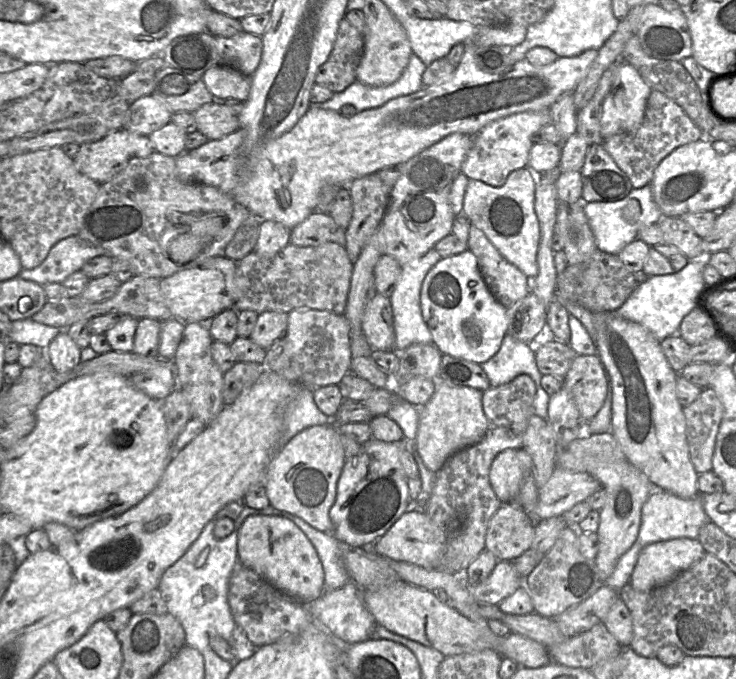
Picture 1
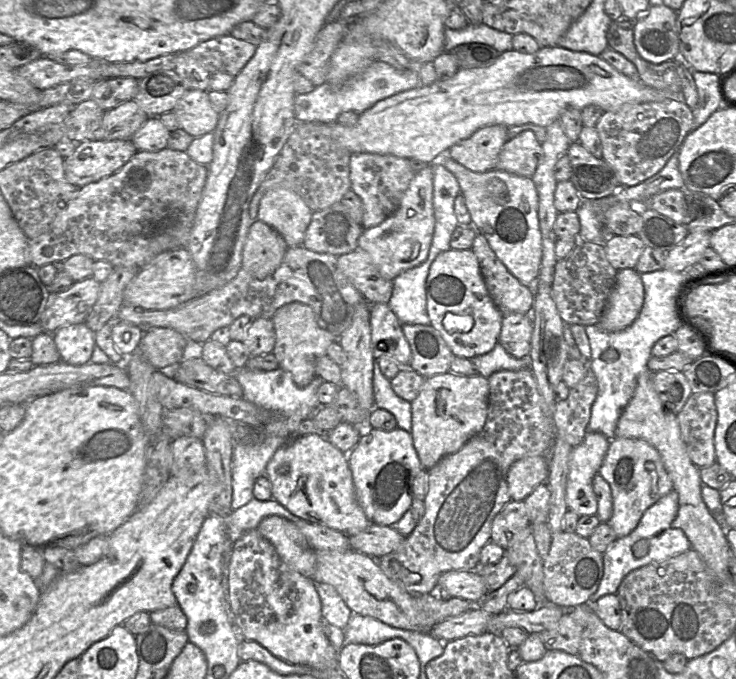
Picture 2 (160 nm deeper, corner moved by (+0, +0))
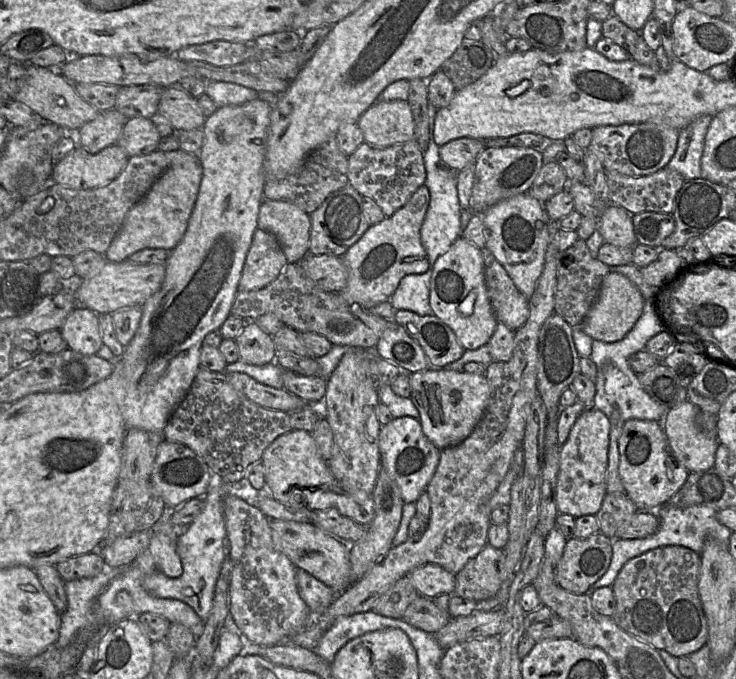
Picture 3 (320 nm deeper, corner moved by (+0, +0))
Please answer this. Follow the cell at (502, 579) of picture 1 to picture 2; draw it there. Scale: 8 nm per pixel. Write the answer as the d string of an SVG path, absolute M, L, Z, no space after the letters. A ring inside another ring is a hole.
M448 571L443 573L438 585L445 588L451 597L469 602L478 602L488 594L483 578L476 571Z

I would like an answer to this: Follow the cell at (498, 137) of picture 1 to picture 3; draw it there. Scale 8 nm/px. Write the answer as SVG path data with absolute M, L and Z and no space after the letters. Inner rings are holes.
M463 137L441 146L439 155L442 161L450 168L461 171L467 166L474 166L485 148L483 140Z

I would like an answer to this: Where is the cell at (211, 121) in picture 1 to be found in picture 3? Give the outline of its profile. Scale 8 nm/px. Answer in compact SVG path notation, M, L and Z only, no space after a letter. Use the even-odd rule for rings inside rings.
M180 86L164 89L158 106L158 114L166 117L176 131L202 129L206 120L198 100Z

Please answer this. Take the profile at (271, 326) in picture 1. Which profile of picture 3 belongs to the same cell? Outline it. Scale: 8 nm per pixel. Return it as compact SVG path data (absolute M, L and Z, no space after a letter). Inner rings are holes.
M247 321L243 330L234 339L240 360L251 365L265 365L274 362L277 350L272 336L264 332L257 323Z

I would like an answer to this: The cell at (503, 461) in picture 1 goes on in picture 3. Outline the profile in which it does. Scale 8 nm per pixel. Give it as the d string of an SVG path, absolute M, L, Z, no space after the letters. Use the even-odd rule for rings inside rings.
M630 419L625 422L619 438L619 475L625 493L638 511L655 511L684 485L689 471L674 456L657 421Z

